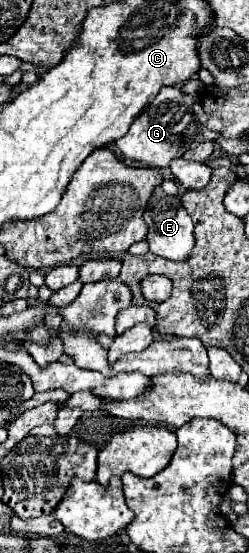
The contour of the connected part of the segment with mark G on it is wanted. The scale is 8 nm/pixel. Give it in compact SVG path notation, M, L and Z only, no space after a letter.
M164 86L158 96L154 98L148 108L132 122L126 136L116 140L116 148L120 150L122 158L132 164L152 166L152 168L166 168L170 160L180 158L186 150L196 148L206 140L214 140L216 134L206 128L206 114L196 98L186 96L176 86Z

